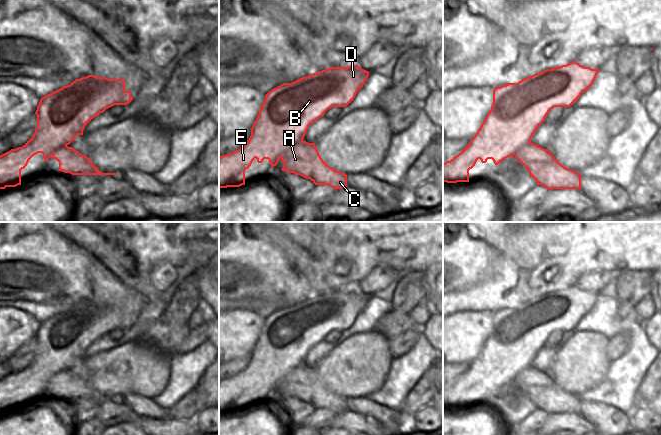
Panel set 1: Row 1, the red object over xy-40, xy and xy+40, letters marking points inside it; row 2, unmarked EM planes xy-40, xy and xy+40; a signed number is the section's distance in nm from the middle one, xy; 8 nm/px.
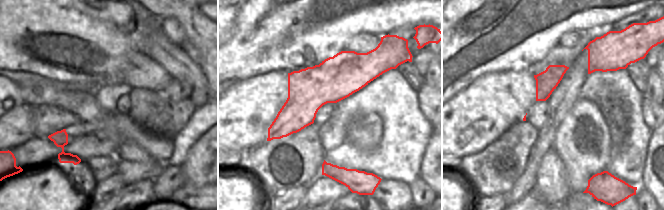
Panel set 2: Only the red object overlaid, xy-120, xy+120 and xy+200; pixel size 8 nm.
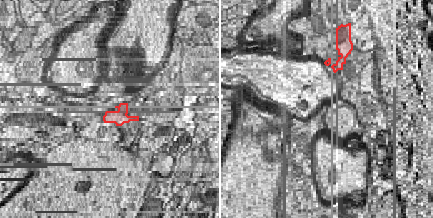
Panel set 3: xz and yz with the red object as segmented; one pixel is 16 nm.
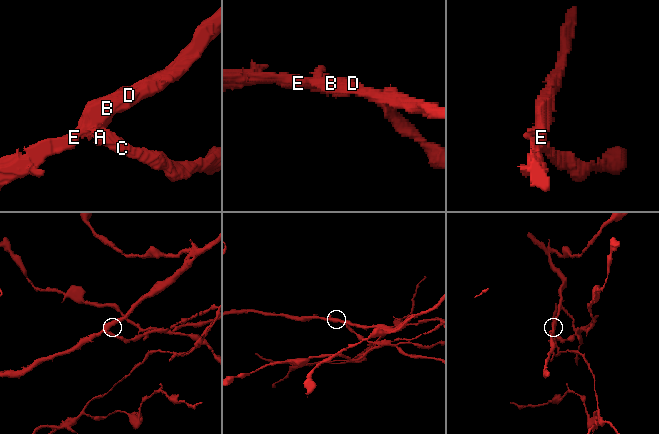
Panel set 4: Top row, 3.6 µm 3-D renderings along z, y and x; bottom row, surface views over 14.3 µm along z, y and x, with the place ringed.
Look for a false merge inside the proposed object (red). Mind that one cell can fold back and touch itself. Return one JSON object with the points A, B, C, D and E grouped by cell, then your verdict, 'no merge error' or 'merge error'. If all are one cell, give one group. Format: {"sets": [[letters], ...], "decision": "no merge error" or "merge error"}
{"sets": [["A", "C"], ["B", "D", "E"]], "decision": "merge error"}

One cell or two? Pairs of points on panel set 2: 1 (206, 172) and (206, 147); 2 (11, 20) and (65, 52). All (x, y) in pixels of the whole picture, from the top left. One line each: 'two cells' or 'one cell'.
1: one cell
2: one cell

